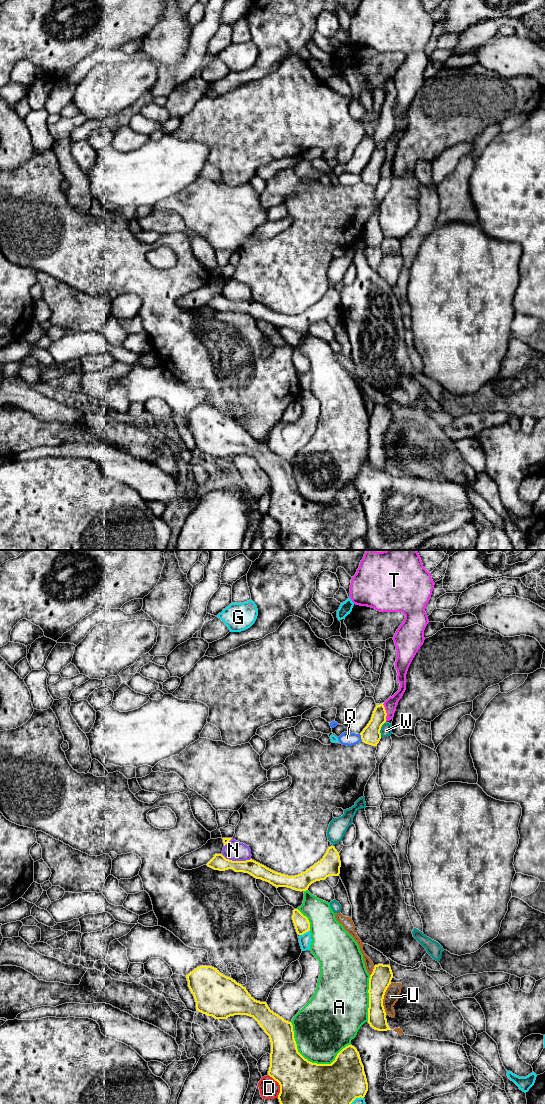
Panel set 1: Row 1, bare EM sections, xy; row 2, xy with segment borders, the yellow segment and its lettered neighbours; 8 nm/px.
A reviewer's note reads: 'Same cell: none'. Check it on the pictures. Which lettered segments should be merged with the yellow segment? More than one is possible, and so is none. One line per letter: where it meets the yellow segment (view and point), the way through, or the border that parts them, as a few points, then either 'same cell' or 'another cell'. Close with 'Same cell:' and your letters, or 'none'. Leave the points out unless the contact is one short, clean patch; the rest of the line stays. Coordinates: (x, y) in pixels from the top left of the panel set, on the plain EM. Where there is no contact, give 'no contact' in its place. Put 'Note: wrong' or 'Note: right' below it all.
A: meets yellow in xy at (309, 501); another cell
D: meets yellow in xy at (279, 524); another cell
G: meets yellow in xy at (304, 372); another cell
N: meets yellow in xy at (236, 301); another cell
Q: meets yellow in xy at (361, 177); another cell
T: meets yellow in xy at (385, 152); border along xy (382, 144), (386, 153), (386, 159); another cell
U: meets yellow in xy at (383, 438); another cell
W: meets yellow in xy at (380, 169); another cell
Same cell: none
Note: right

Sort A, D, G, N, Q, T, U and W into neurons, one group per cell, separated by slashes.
A / D / G / N / Q / T W / U

